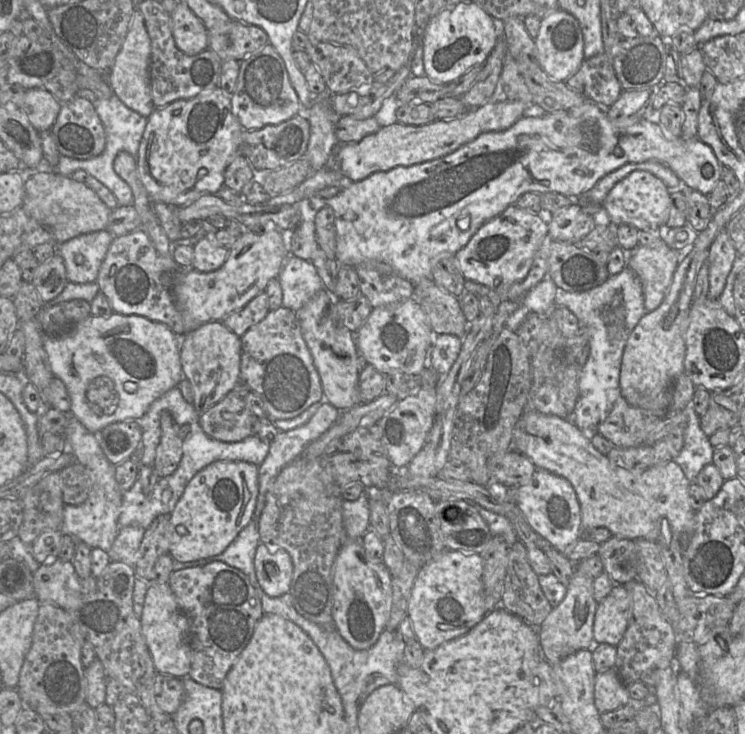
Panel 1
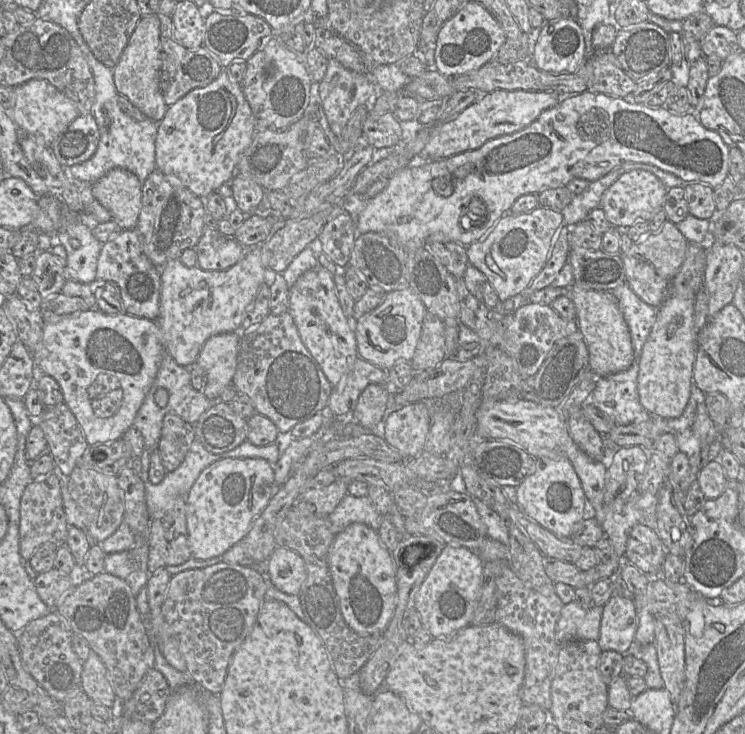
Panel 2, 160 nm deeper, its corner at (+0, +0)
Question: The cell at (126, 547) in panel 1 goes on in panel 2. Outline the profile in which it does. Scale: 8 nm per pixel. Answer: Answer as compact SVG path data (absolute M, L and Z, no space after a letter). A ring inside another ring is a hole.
M133 545L129 550L105 555L104 571L125 580L136 597L147 586L148 545Z

